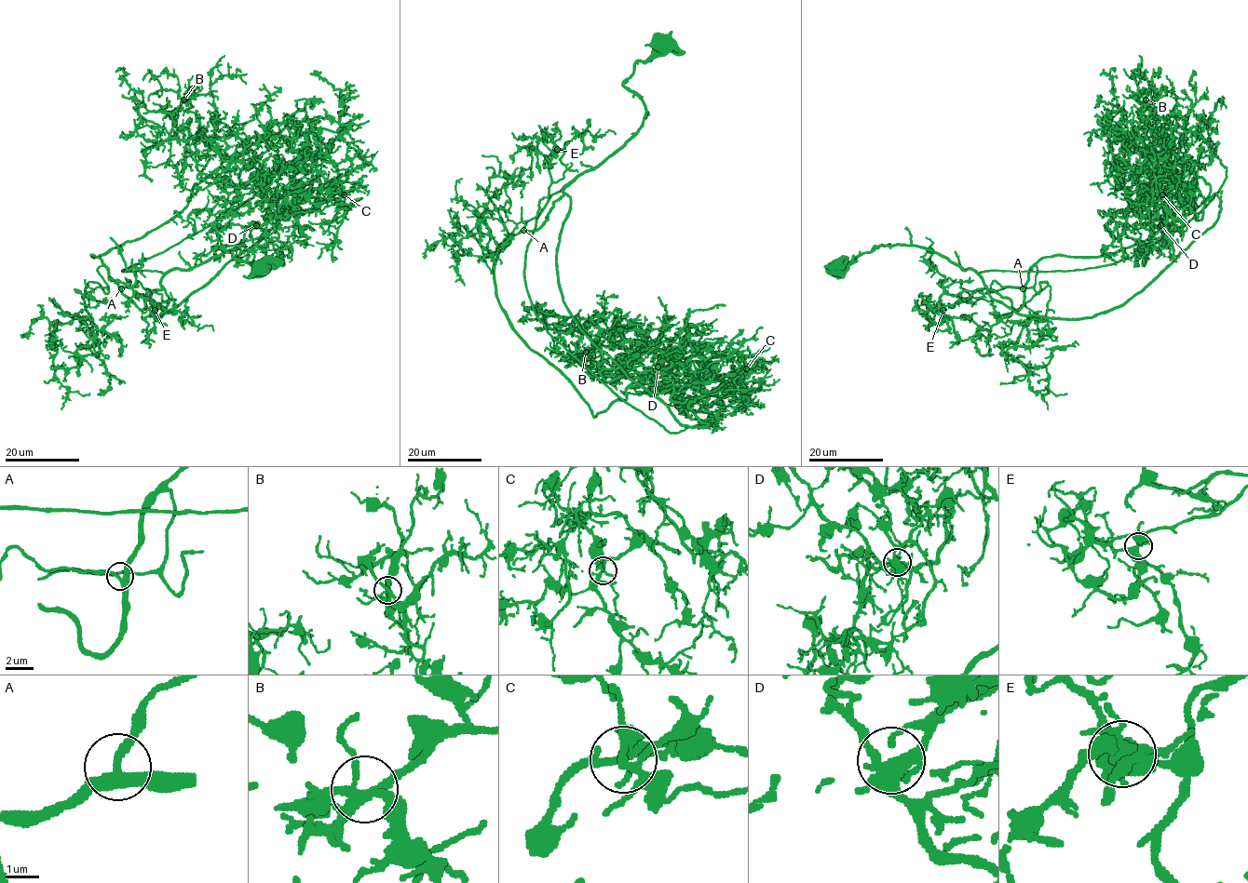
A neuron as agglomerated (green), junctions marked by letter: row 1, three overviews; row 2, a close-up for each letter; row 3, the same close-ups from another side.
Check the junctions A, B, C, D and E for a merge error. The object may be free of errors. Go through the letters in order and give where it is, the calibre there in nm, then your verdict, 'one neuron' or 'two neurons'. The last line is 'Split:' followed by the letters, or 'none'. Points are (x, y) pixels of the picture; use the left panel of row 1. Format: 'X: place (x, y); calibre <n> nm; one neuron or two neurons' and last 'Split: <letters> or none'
A: place (121, 288); calibre 300 nm; one neuron
B: place (183, 100); calibre 280 nm; one neuron
C: place (344, 194); calibre 280 nm; one neuron
D: place (256, 225); calibre 380 nm; one neuron
E: place (155, 310); calibre 500 nm; one neuron
Split: none

